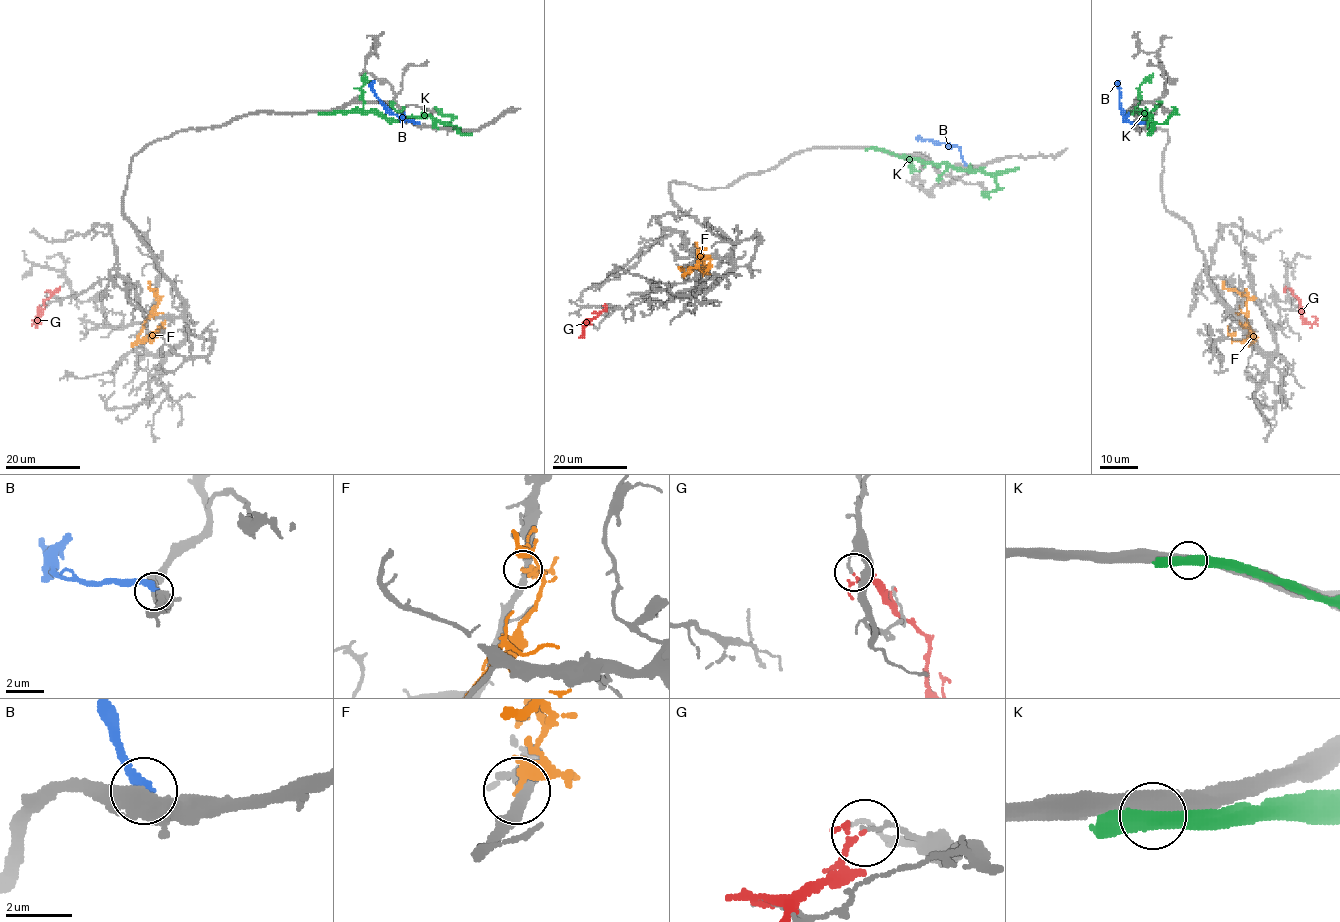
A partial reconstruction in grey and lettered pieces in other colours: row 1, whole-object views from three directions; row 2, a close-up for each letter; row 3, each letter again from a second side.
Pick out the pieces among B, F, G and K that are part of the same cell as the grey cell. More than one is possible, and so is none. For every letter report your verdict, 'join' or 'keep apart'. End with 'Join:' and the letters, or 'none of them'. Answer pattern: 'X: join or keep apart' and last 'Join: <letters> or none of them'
B: keep apart
F: keep apart
G: keep apart
K: keep apart
Join: none of them

